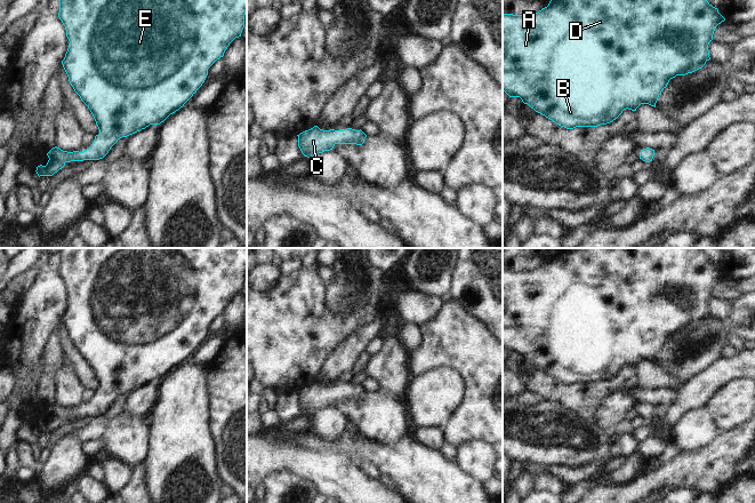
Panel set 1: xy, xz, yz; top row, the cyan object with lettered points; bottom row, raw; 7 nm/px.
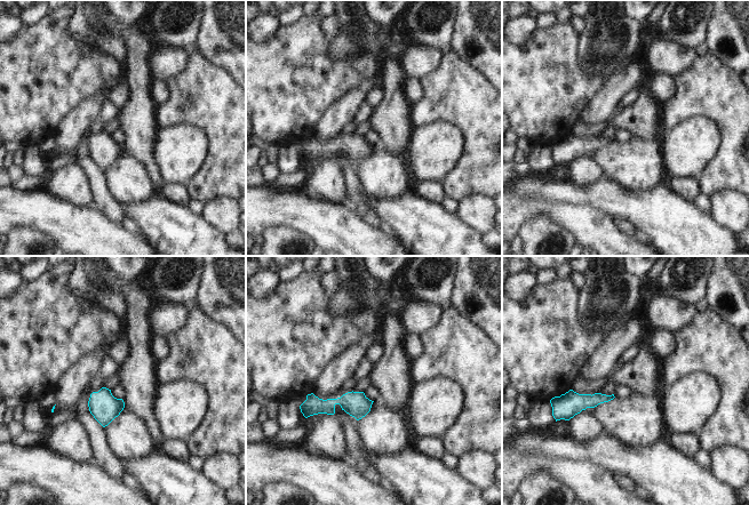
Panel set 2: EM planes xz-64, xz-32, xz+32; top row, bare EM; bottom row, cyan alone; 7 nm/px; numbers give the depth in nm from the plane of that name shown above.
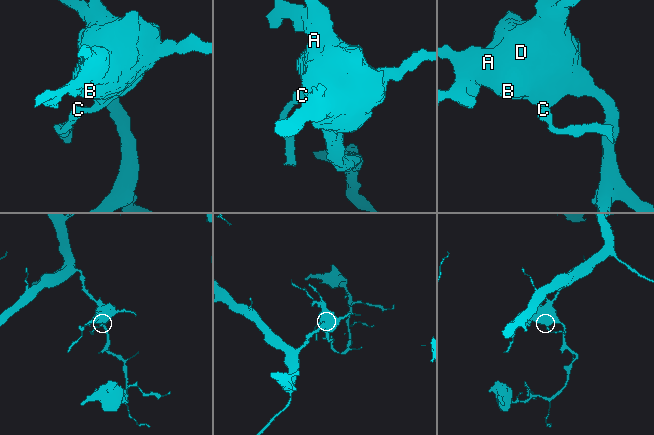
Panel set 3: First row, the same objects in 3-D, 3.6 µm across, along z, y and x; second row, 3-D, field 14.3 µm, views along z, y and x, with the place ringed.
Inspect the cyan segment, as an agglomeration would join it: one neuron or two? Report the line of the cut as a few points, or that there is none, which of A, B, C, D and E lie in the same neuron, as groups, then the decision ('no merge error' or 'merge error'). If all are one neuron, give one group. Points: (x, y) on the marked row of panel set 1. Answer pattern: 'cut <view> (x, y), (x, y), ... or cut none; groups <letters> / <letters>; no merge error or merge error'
cut none; groups A B C D E; no merge error

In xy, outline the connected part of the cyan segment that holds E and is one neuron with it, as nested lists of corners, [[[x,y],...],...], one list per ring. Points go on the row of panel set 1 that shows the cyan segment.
[[[59,0],[58,17],[70,41],[62,61],[69,81],[90,110],[99,134],[82,152],[53,147],[46,166],[38,166],[38,176],[53,176],[66,162],[103,159],[122,137],[150,125],[160,125],[178,111],[202,86],[208,69],[230,43],[241,37],[247,14],[247,0]]]

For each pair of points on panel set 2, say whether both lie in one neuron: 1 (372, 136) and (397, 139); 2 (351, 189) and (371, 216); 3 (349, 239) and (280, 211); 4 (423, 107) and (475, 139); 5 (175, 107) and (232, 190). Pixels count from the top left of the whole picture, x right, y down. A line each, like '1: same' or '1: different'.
1: different
2: same
3: same
4: same
5: same

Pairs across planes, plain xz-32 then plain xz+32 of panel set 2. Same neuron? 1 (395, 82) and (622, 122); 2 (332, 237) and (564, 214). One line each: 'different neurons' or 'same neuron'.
1: same neuron
2: same neuron

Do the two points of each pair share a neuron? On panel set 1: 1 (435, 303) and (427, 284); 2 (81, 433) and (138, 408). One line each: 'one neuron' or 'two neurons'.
1: two neurons
2: two neurons

